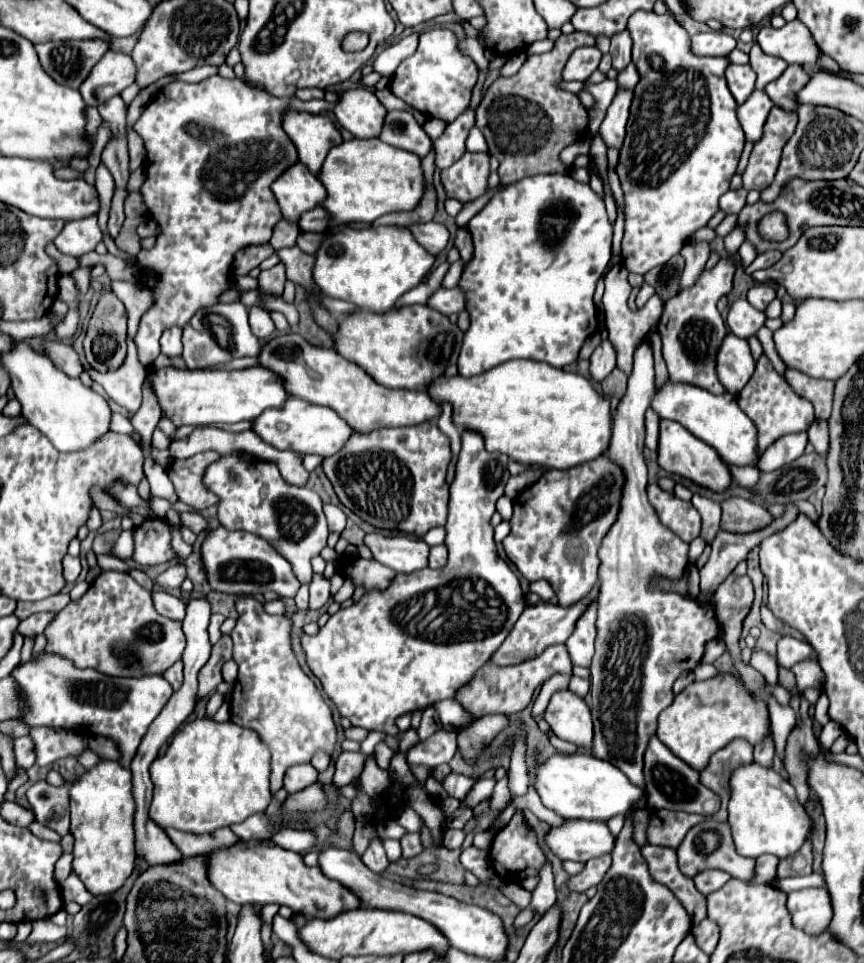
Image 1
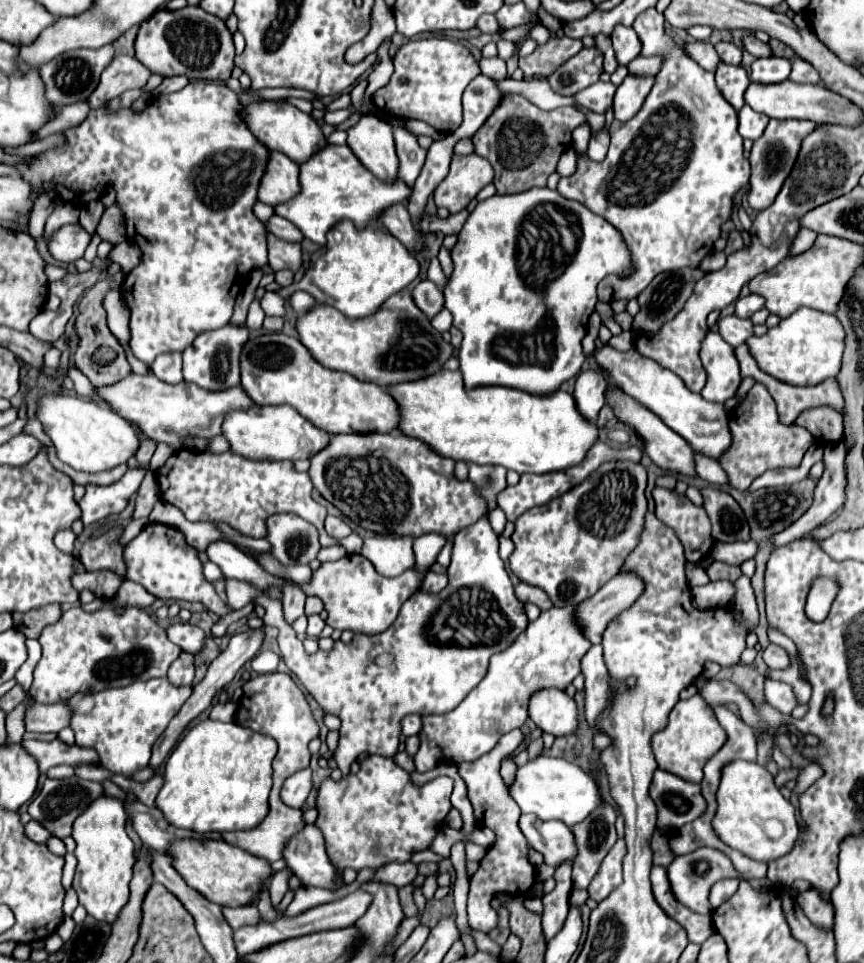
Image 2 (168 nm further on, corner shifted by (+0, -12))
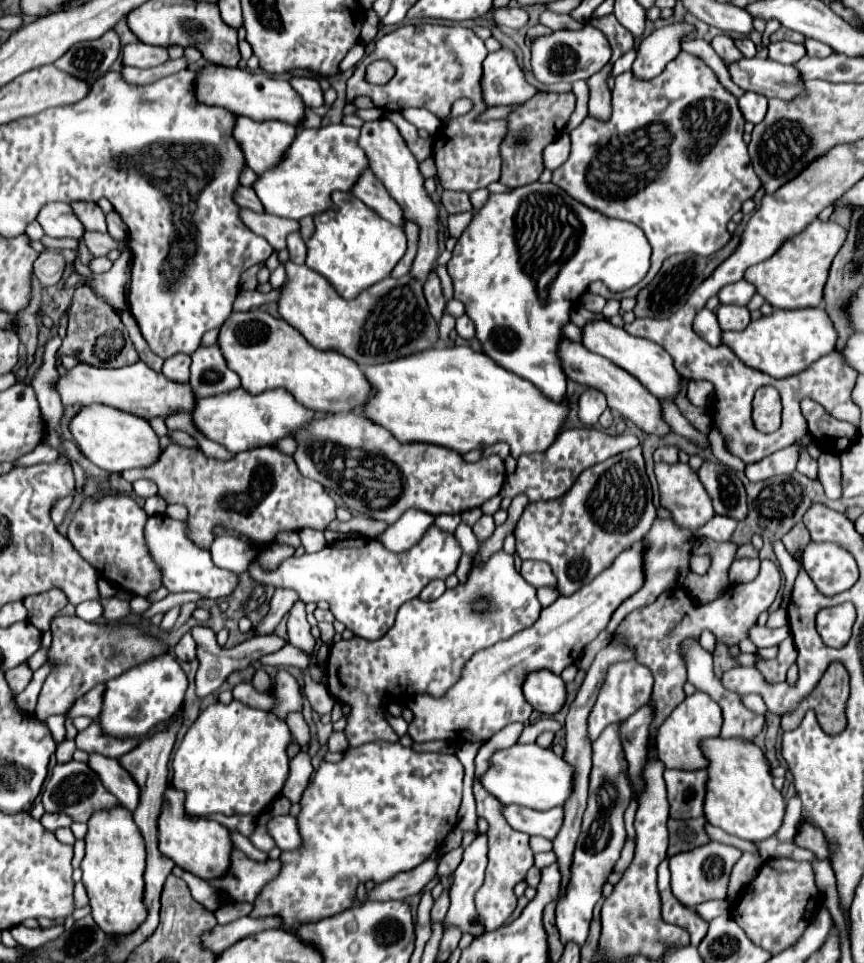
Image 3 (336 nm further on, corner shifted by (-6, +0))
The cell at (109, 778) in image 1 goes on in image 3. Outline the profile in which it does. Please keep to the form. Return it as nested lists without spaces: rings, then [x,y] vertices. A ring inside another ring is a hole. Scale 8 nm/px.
[[[123,805],[101,809],[87,821],[85,857],[81,861],[83,885],[91,899],[93,919],[107,933],[129,933],[145,919],[143,905],[143,869],[145,869],[145,843],[139,835],[131,811]]]

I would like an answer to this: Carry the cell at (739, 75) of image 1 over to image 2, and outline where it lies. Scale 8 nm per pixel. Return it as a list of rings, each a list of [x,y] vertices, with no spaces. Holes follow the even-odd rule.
[[[719,63],[715,69],[715,81],[717,81],[721,95],[735,109],[741,109],[745,105],[743,95],[745,95],[745,87],[749,87],[749,77],[741,65],[735,67],[735,65],[727,65],[727,63]]]

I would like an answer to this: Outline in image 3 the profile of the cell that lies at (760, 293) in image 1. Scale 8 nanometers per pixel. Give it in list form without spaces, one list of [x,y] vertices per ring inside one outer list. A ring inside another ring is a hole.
[[[745,279],[743,281],[737,281],[733,285],[727,285],[719,291],[719,301],[721,303],[731,303],[731,305],[747,305],[751,301],[751,297],[755,295],[755,287],[751,287],[751,283],[747,283]]]

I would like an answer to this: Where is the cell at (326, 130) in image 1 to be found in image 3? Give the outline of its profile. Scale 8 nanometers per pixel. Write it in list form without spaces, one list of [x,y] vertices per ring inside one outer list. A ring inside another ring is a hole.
[[[205,67],[197,71],[199,79],[195,79],[197,99],[205,105],[219,105],[229,109],[235,115],[243,115],[255,121],[285,121],[299,127],[305,121],[305,103],[301,95],[291,87],[289,81],[265,75],[263,71],[245,71],[245,69],[229,69],[229,67]]]

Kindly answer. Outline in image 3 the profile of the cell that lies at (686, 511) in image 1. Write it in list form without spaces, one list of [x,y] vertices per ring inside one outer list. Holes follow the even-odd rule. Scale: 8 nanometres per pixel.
[[[657,463],[655,465],[655,477],[657,477],[657,483],[659,483],[661,507],[667,507],[671,511],[677,527],[683,527],[683,529],[689,529],[689,531],[699,531],[703,525],[707,525],[715,517],[715,511],[711,507],[711,497],[707,495],[699,477],[689,469],[689,465]]]

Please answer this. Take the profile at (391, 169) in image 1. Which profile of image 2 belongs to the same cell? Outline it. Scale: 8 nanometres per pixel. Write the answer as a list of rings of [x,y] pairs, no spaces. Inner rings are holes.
[[[327,143],[323,149],[313,153],[305,163],[299,165],[299,193],[273,207],[273,211],[291,221],[305,239],[315,241],[317,245],[325,243],[327,231],[341,219],[351,219],[355,227],[365,227],[367,223],[373,223],[381,211],[393,203],[403,203],[411,189],[401,183],[381,183],[373,173],[365,171],[361,167],[359,159],[353,155],[353,151],[347,145],[331,145]]]

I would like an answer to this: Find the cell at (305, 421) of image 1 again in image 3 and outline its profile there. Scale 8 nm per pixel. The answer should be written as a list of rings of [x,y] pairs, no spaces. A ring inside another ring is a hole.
[[[237,387],[235,391],[227,391],[223,395],[197,399],[197,407],[193,411],[197,429],[203,431],[205,437],[227,447],[231,453],[275,445],[281,439],[291,437],[299,427],[311,423],[313,417],[315,413],[311,409],[297,403],[295,397],[283,389],[271,389],[259,395],[251,395],[243,387]]]

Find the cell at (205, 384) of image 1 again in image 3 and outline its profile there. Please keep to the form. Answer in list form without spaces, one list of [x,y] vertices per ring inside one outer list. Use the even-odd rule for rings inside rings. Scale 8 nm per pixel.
[[[143,361],[121,369],[101,369],[87,363],[79,363],[73,367],[65,377],[59,377],[57,389],[61,395],[63,405],[91,405],[91,403],[105,403],[117,407],[121,411],[133,413],[143,419],[153,417],[169,417],[177,411],[195,411],[195,393],[191,391],[189,383],[175,383],[163,377],[161,373],[147,367]]]

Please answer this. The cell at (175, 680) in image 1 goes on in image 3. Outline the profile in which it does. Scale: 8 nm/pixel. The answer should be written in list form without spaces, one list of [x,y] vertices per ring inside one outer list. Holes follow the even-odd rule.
[[[185,633],[179,643],[175,645],[175,657],[181,661],[181,663],[187,663],[187,661],[193,661],[197,657],[197,645],[193,641],[193,637],[189,633]]]

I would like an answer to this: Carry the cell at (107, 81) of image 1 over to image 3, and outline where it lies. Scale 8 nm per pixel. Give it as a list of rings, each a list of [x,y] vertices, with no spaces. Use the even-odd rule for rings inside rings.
[[[141,41],[129,43],[123,47],[123,65],[129,67],[139,67],[139,69],[149,69],[149,67],[157,67],[161,63],[165,63],[167,57],[167,49],[163,47],[153,47],[153,45],[145,45]]]

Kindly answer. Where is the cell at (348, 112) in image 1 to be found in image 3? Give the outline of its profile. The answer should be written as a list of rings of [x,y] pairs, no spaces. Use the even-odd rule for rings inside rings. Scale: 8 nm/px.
[[[381,117],[377,121],[363,123],[357,143],[367,153],[371,171],[383,181],[389,195],[401,205],[405,219],[411,219],[421,227],[419,253],[417,253],[417,257],[413,261],[411,275],[417,277],[419,281],[425,281],[429,271],[435,265],[435,259],[437,259],[437,207],[435,207],[435,203],[431,201],[431,197],[427,195],[427,191],[423,187],[425,179],[419,173],[419,167],[417,167],[419,163],[413,157],[413,153],[409,151],[409,147],[403,143],[403,137],[399,135],[399,129],[385,117]]]

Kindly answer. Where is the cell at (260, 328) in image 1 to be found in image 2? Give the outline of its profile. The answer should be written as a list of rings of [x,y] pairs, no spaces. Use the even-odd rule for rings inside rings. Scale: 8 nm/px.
[[[253,299],[253,303],[249,305],[249,315],[247,315],[247,327],[249,329],[261,329],[265,319],[265,311],[259,305],[259,299]]]

